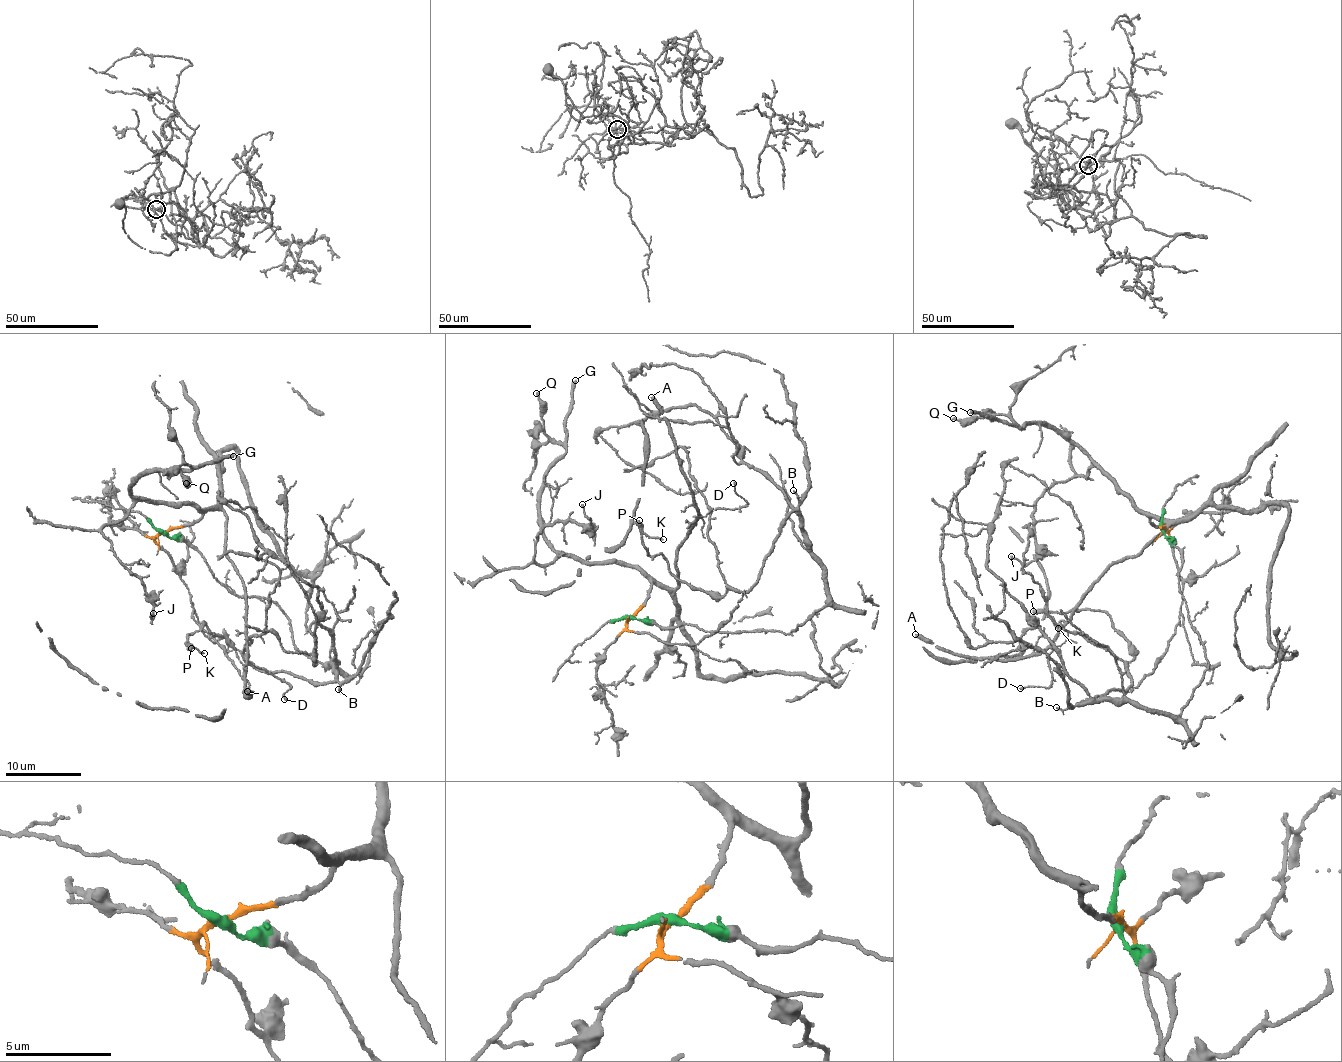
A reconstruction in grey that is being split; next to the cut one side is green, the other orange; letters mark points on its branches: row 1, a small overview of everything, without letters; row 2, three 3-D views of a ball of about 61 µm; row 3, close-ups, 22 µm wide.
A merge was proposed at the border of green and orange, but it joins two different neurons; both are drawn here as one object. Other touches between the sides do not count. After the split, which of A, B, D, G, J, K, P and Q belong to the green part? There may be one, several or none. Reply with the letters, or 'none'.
B, K, P

